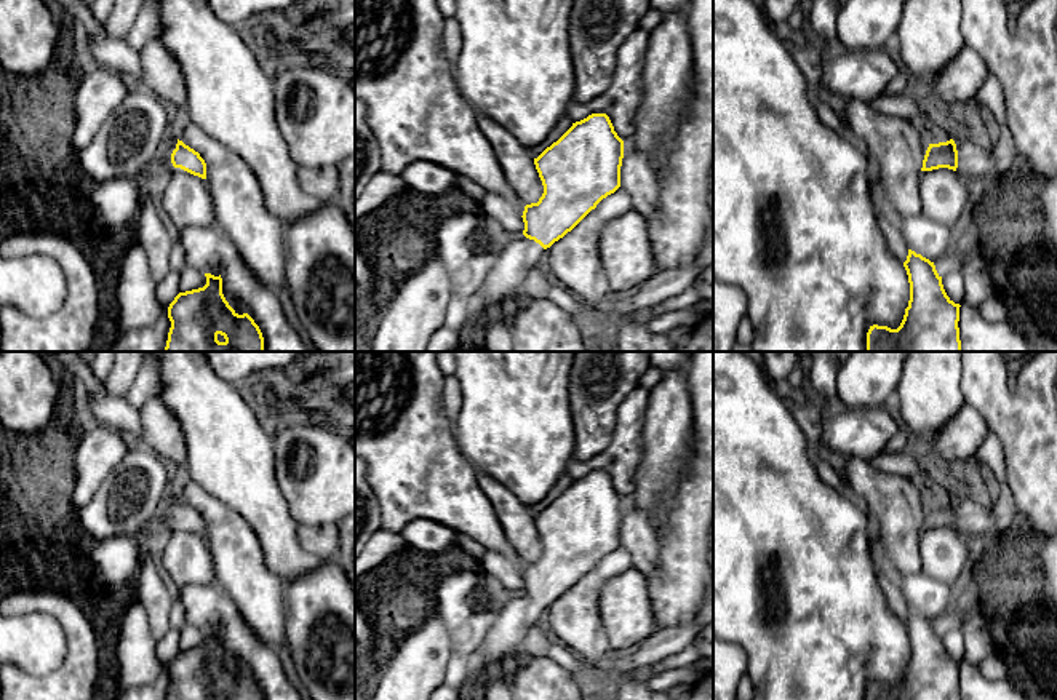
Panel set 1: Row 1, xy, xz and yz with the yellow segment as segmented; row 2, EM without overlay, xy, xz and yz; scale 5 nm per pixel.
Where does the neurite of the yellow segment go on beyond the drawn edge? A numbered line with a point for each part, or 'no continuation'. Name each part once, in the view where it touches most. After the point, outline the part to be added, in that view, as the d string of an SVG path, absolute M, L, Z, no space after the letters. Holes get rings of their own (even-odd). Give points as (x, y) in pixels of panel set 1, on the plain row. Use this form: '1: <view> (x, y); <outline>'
1: yz (974, 520); M966 492L955 499L958 508L956 532L966 540L990 537L995 531L991 507L987 508L972 500Z

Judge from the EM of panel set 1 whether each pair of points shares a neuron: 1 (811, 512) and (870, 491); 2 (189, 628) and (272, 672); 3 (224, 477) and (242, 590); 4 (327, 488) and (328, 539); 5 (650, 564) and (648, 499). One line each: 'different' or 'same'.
1: different
2: different
3: different
4: different
5: different

